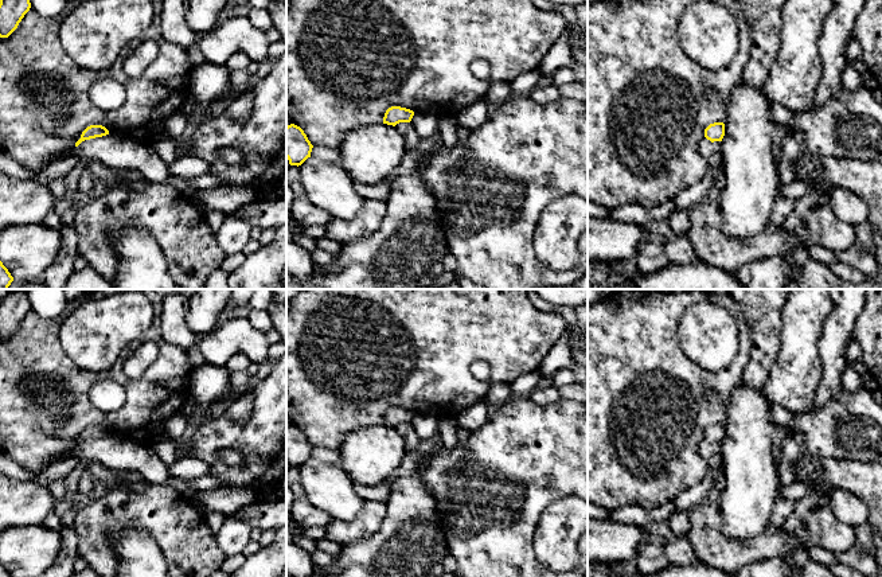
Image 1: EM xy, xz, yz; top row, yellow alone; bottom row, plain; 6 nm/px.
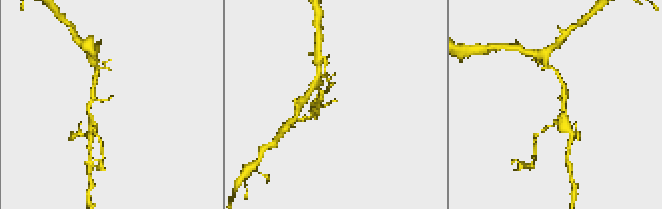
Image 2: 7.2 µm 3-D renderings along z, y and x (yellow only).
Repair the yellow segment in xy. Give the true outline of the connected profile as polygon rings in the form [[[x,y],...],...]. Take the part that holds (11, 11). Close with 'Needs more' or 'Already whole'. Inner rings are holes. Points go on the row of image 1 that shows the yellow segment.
[[[0,0],[0,38],[8,38],[30,8],[30,0]]]. Already whole

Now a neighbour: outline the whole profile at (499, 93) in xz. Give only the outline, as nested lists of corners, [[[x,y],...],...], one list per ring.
[[[497,82],[489,87],[484,100],[489,105],[500,106],[511,100],[512,95],[510,82]]]

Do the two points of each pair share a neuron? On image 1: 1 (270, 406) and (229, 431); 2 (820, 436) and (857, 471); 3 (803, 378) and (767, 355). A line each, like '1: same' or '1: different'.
1: same
2: different
3: different

